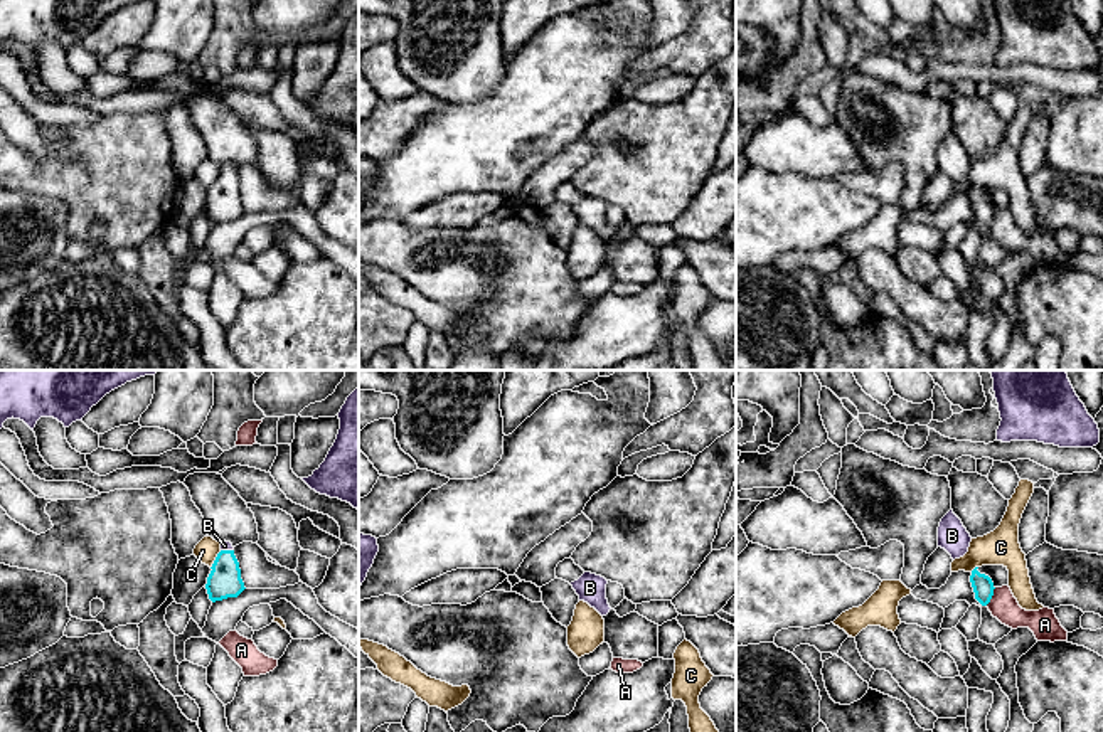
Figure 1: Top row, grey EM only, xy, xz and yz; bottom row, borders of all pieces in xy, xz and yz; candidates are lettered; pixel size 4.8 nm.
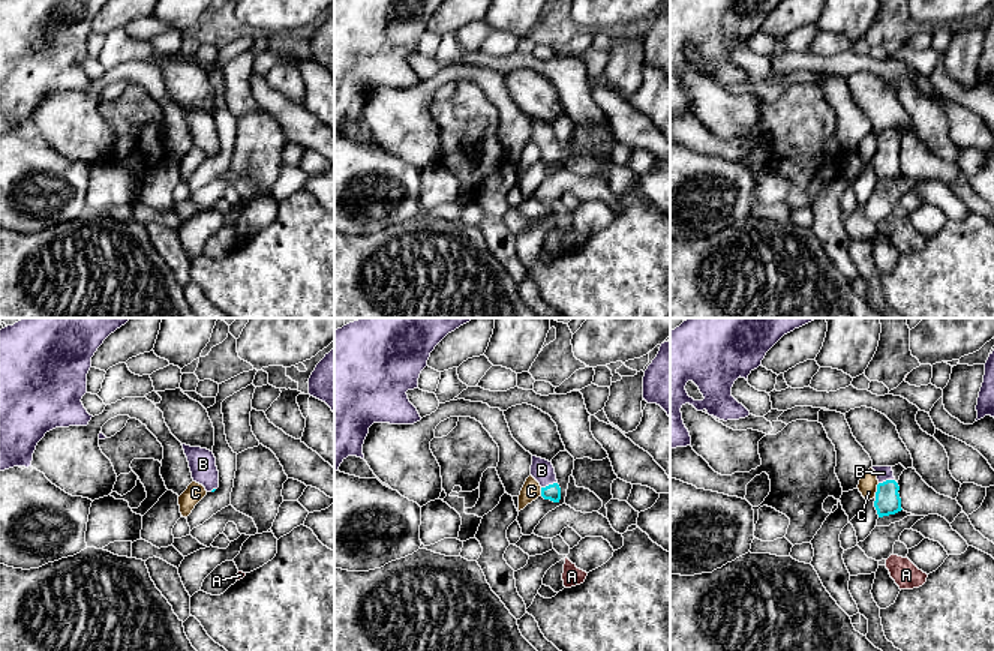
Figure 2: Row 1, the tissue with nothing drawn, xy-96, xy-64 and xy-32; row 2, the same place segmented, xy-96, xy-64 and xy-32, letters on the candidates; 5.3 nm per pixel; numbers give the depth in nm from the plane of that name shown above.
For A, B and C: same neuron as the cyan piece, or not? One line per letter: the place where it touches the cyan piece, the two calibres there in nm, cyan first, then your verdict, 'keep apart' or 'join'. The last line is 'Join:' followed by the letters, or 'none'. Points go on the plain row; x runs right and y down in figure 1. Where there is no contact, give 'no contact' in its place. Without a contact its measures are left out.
A: meets cyan in yz at (992, 217); 100 nm thick on the cyan side, 140 nm on the other; keep apart
B: meets cyan in xy at (228, 174); 160 nm thick on the cyan side, 50 nm on the other; join
C: meets cyan in xy at (216, 182); 160 nm thick on the cyan side, 110 nm on the other; keep apart
Join: B

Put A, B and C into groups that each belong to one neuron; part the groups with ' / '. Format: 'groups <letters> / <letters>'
groups A / B / C

